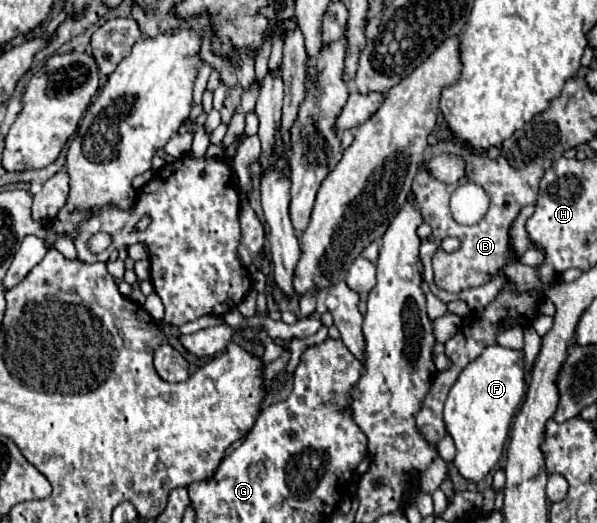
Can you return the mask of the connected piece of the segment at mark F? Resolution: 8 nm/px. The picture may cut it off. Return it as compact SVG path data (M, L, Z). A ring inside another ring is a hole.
M500 344L486 346L482 354L460 372L444 404L444 422L456 444L454 466L466 480L482 480L500 460L512 420L524 400L524 392L526 370L522 350L504 348Z

